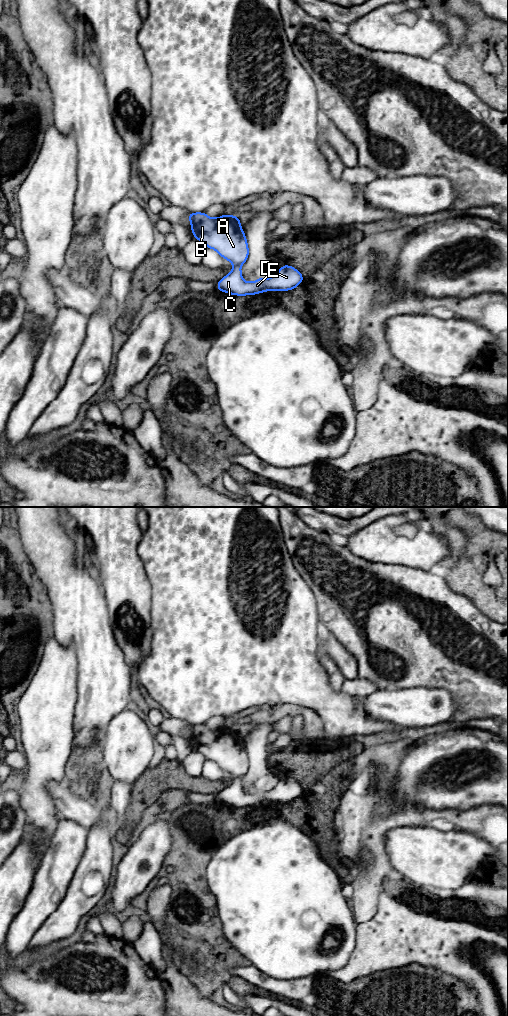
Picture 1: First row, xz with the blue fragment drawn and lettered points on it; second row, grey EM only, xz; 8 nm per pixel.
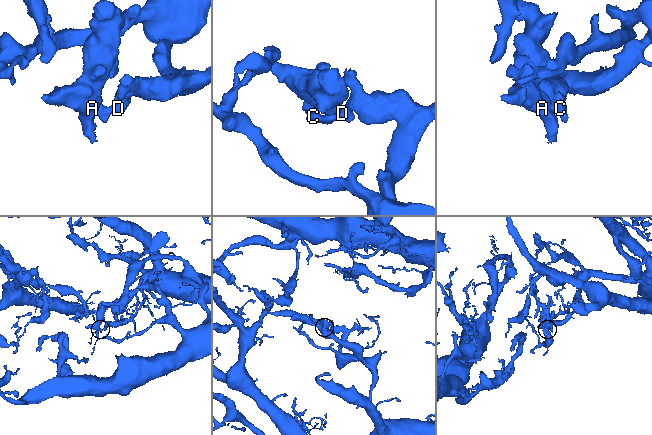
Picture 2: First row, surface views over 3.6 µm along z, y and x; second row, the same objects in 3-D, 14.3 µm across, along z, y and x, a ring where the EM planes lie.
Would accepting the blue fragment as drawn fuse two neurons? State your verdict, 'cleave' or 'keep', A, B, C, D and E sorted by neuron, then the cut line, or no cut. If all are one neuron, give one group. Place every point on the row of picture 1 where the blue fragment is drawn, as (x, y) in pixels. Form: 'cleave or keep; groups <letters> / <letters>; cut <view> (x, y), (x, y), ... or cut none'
cleave; groups A B / C D E; cut xz (234, 265), (239, 266)

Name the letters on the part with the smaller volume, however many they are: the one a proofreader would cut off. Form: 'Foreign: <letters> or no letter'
Foreign: A, B

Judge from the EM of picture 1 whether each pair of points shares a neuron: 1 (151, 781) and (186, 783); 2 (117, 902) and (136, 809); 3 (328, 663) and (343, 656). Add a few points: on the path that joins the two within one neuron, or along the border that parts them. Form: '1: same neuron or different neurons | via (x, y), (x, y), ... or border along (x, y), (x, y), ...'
1: same neuron | via (160, 781), (177, 781)
2: different neurons | border along (144, 821), (130, 841)
3: different neurons | border along (320, 654), (326, 654), (346, 679)

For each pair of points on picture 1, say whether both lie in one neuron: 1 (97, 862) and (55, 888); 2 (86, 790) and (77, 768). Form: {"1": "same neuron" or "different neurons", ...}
{"1": "different neurons", "2": "different neurons"}

